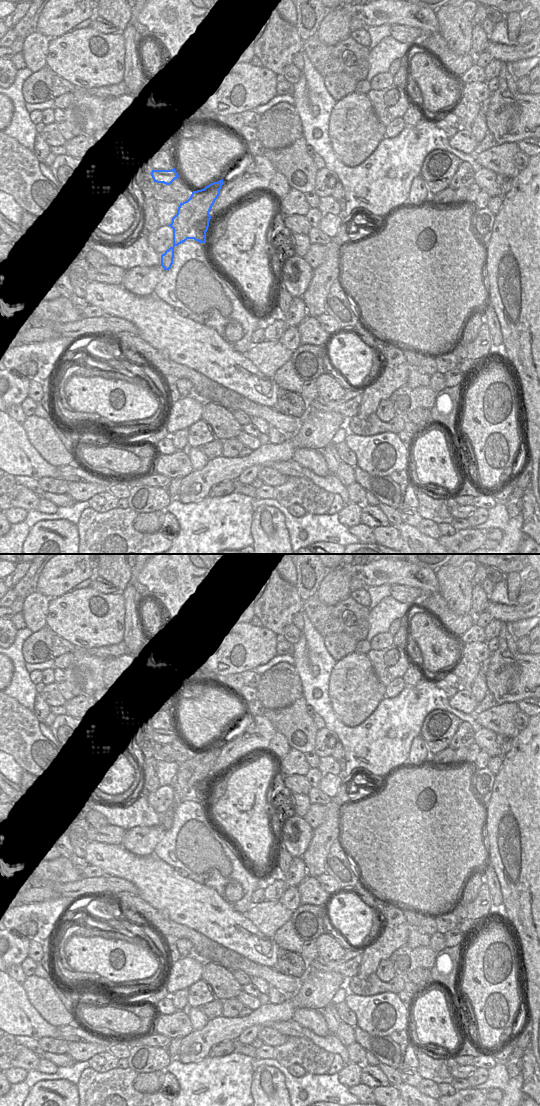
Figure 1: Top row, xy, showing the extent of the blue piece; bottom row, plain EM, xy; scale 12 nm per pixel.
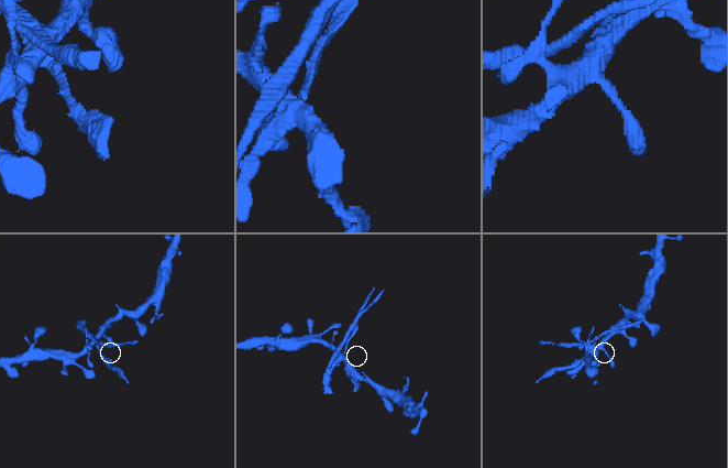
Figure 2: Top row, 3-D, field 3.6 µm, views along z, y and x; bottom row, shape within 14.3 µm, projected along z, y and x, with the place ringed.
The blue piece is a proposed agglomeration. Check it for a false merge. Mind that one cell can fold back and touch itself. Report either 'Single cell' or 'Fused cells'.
Fused cells.

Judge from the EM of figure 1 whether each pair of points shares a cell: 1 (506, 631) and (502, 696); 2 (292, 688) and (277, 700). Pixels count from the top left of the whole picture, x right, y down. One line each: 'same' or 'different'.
1: same
2: same

